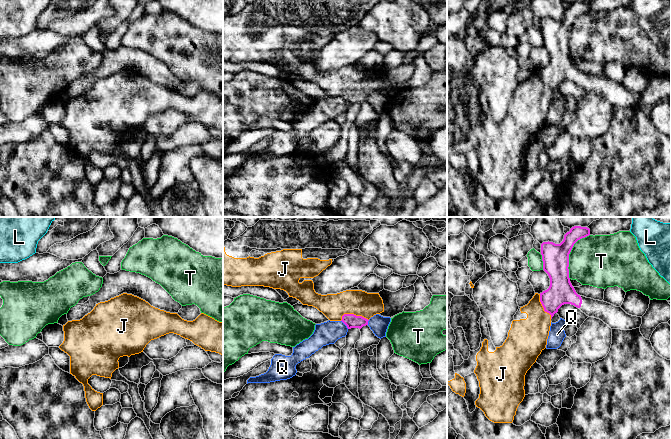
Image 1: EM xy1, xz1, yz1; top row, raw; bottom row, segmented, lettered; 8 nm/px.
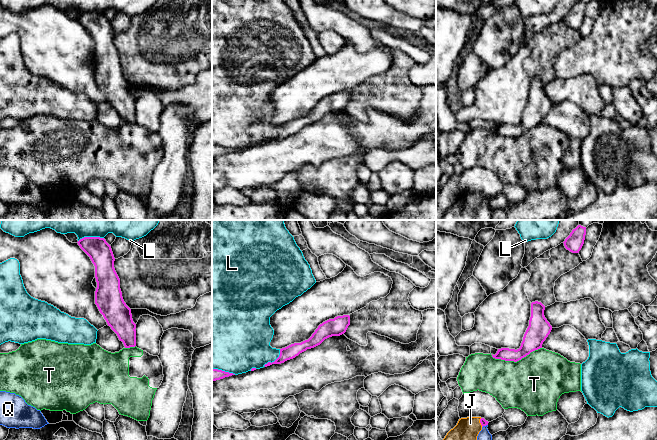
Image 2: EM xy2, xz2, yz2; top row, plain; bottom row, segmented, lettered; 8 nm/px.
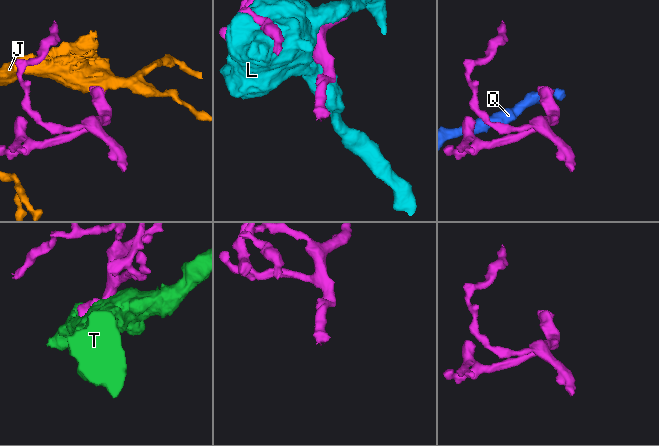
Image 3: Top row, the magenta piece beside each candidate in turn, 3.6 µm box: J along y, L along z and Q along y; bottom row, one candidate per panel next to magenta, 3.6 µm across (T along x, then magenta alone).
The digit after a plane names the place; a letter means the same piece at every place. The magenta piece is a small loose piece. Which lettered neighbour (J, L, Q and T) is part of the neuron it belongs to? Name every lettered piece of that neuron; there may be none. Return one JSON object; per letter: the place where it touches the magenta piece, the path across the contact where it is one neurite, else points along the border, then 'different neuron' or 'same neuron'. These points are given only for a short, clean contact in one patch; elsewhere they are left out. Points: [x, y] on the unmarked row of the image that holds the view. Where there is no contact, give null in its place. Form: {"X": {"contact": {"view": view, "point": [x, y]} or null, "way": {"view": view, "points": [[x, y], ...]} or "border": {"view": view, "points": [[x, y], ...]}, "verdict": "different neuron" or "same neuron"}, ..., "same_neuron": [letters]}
{"J": {"contact": {"view": "xz1", "point": [353, 90]}, "way": {"view": "xz1", "points": [[350, 96], [353, 90], [354, 85], [360, 79]]}, "verdict": "same neuron"}, "L": {"contact": {"view": "xy2", "point": [90, 13]}, "verdict": "different neuron"}, "Q": {"contact": {"view": "xz1", "point": [344, 99]}, "verdict": "different neuron"}, "T": {"contact": {"view": "yz2", "point": [515, 137]}, "verdict": "different neuron"}, "same_neuron": ["J"]}

